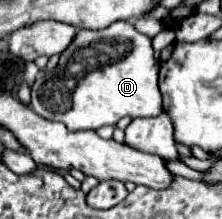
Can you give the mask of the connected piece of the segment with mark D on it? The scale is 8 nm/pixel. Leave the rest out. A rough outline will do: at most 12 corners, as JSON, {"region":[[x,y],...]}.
{"region":[[131,22],[79,30],[31,106],[69,130],[159,116],[159,60]]}

